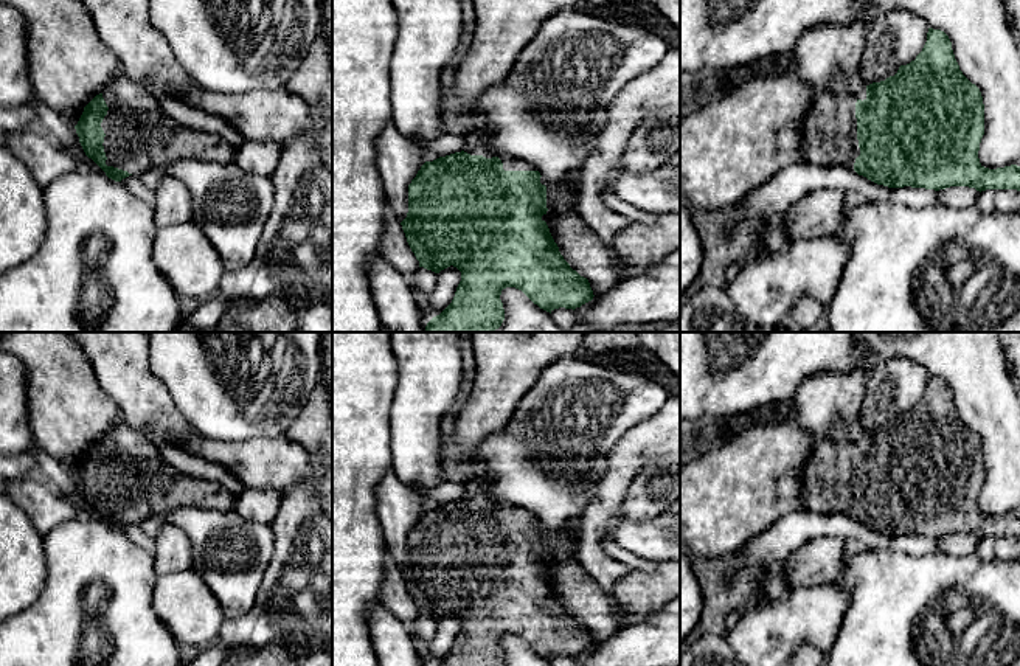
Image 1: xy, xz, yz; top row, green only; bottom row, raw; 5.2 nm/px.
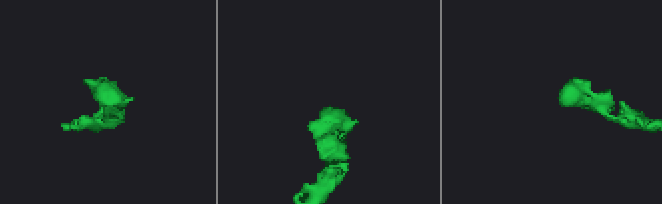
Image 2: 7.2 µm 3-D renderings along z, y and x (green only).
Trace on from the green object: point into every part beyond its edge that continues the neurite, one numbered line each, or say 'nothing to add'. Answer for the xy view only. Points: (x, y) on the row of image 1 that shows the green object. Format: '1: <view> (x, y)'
1: xy (138, 135)

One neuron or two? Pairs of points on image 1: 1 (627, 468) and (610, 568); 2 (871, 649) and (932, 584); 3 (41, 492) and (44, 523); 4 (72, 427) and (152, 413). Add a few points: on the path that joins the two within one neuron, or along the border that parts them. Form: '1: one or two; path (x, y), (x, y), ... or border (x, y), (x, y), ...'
1: one; path (609, 492), (604, 508), (593, 523), (593, 544)
2: one; path (882, 634), (916, 600)
3: one; path (41, 500), (44, 516)
4: two; border (100, 387), (114, 401), (121, 416)

